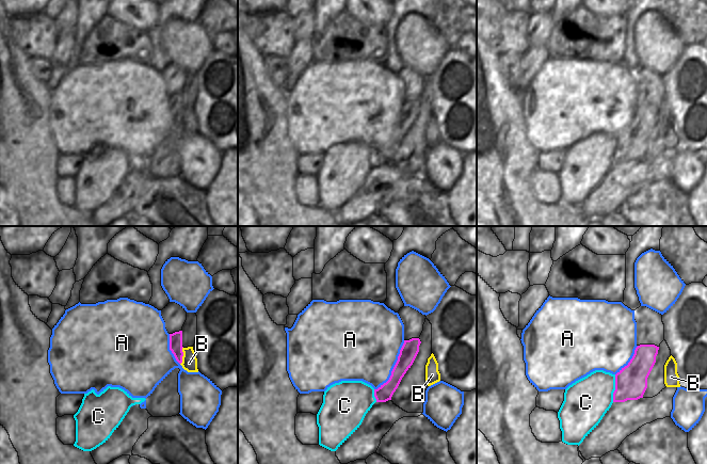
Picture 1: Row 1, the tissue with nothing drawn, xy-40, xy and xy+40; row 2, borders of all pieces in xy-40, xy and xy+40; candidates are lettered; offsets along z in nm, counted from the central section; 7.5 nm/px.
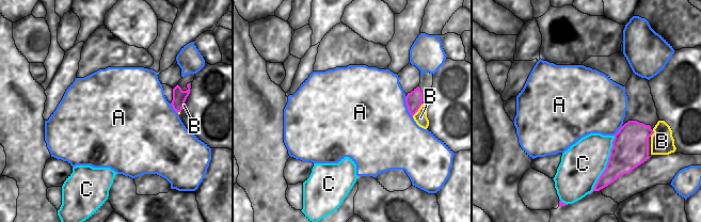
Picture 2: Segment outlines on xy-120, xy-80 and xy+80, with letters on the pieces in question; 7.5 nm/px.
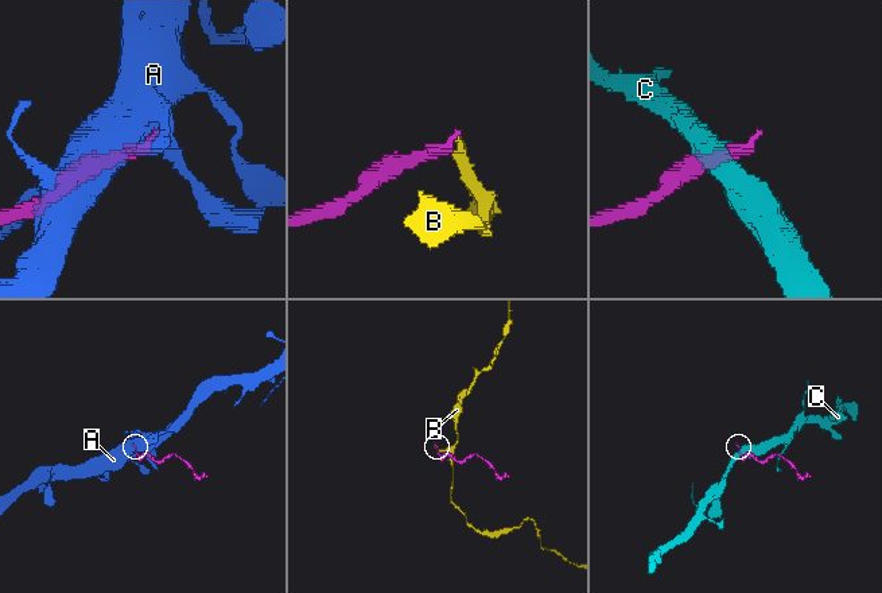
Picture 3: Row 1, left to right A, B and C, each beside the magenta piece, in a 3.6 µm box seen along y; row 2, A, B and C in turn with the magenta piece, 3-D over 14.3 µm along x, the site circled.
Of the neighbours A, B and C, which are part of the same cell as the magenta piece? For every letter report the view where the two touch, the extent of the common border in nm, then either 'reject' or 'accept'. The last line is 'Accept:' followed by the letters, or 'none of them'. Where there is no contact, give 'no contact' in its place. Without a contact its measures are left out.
A: xy | 440 nm | reject
B: xy-40 | 140 nm | reject
C: xy+40 | 200 nm | reject
Accept: none of them

